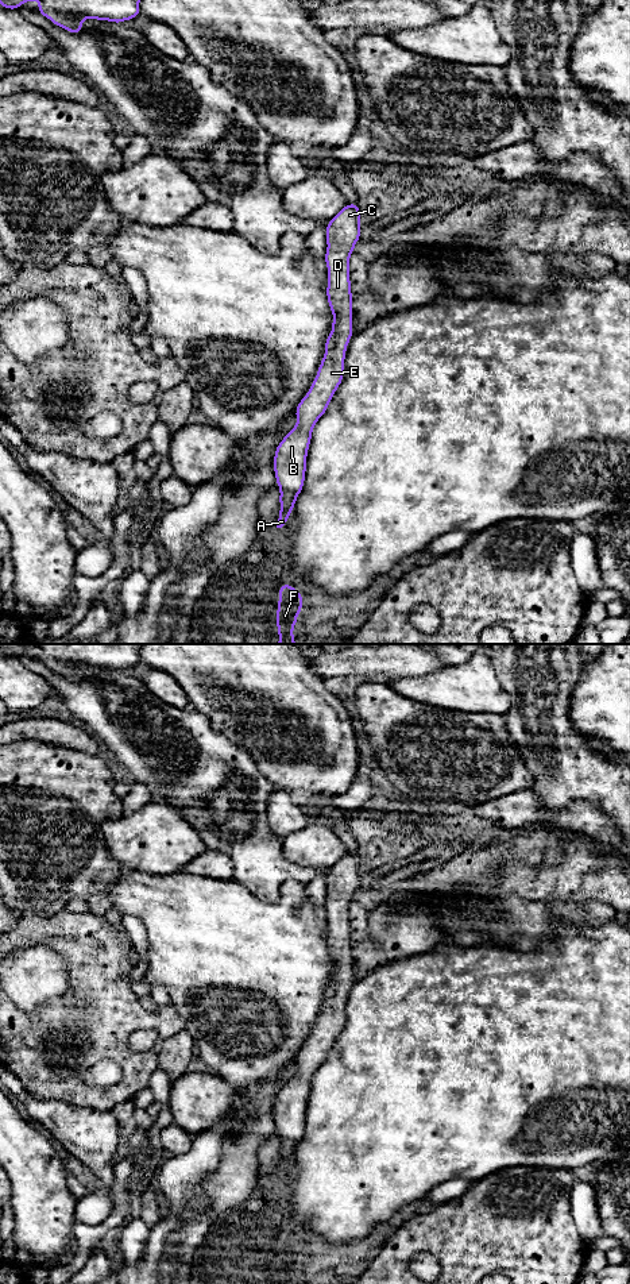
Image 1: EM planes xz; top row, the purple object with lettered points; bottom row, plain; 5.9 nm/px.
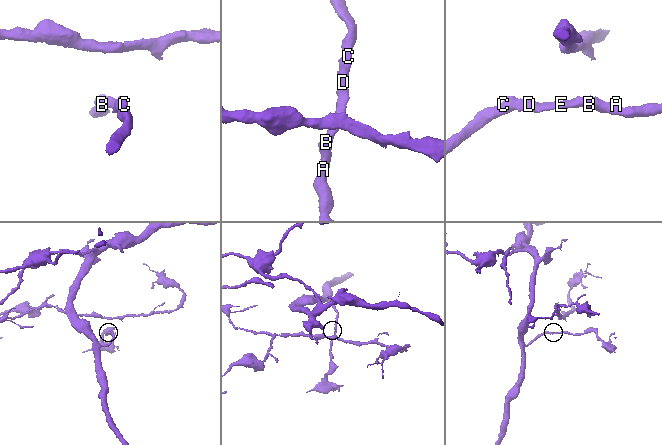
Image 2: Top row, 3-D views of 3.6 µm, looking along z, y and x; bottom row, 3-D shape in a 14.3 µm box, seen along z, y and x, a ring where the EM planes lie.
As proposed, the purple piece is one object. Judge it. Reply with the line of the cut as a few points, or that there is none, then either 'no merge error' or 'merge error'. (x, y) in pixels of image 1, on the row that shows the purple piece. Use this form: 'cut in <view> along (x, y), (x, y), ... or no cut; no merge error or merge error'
no cut; no merge error

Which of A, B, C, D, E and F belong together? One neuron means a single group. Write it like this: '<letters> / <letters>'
A B C D E F

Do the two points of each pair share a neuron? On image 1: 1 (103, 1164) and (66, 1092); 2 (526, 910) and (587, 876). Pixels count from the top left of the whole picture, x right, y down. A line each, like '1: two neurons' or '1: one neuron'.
1: two neurons
2: two neurons

